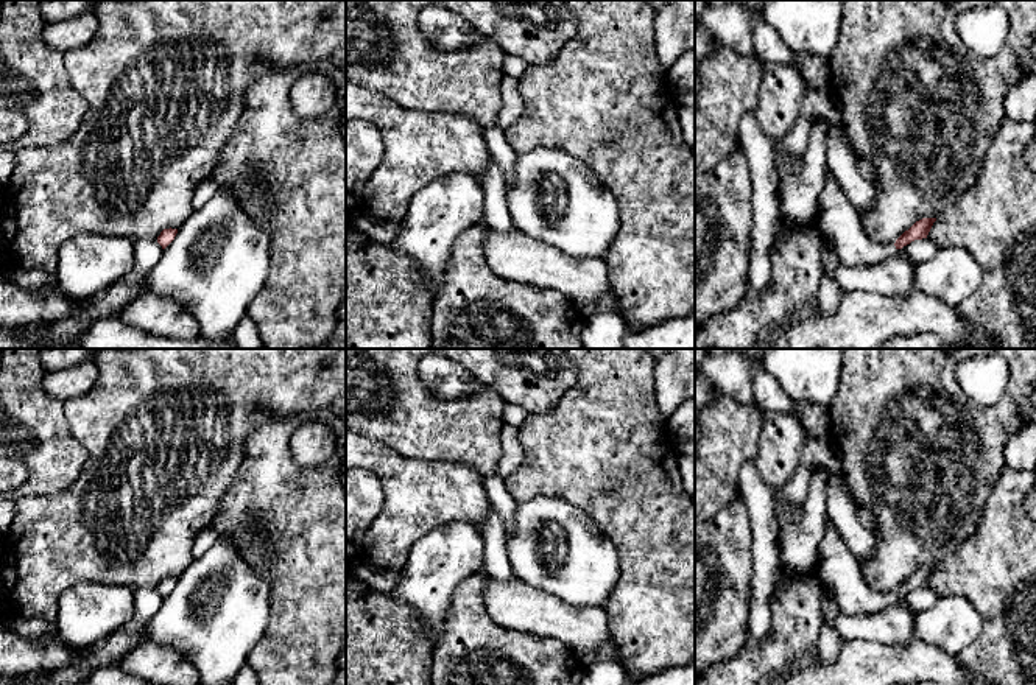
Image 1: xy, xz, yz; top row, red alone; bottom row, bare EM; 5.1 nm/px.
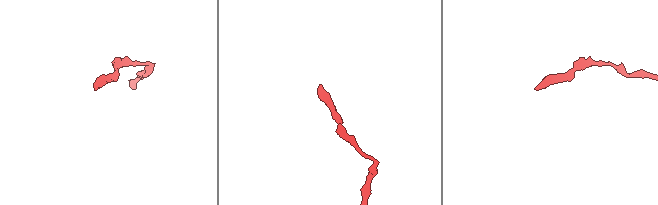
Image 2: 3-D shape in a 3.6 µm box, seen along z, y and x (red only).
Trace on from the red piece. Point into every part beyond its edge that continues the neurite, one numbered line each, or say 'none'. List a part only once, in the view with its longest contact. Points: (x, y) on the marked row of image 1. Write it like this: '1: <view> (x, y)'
1: yz (838, 223)

